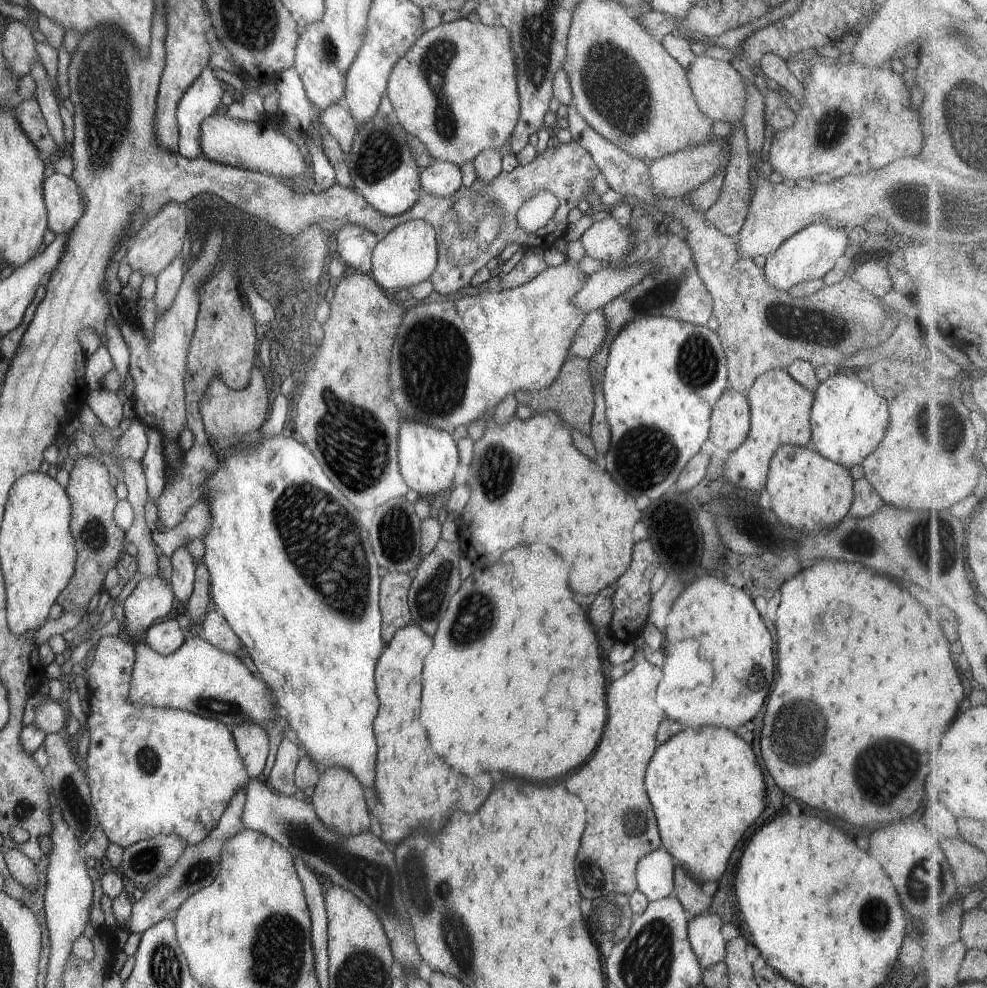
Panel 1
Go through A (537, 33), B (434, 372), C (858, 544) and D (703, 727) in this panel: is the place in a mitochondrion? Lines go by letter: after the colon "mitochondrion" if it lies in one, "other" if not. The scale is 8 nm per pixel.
A: mitochondrion
B: mitochondrion
C: mitochondrion
D: other

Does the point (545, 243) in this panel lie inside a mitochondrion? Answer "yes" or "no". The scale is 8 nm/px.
no

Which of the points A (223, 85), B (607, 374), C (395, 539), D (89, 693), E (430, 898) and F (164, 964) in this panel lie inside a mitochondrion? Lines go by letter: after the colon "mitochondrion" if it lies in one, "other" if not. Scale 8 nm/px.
A: other
B: other
C: mitochondrion
D: other
E: mitochondrion
F: mitochondrion

